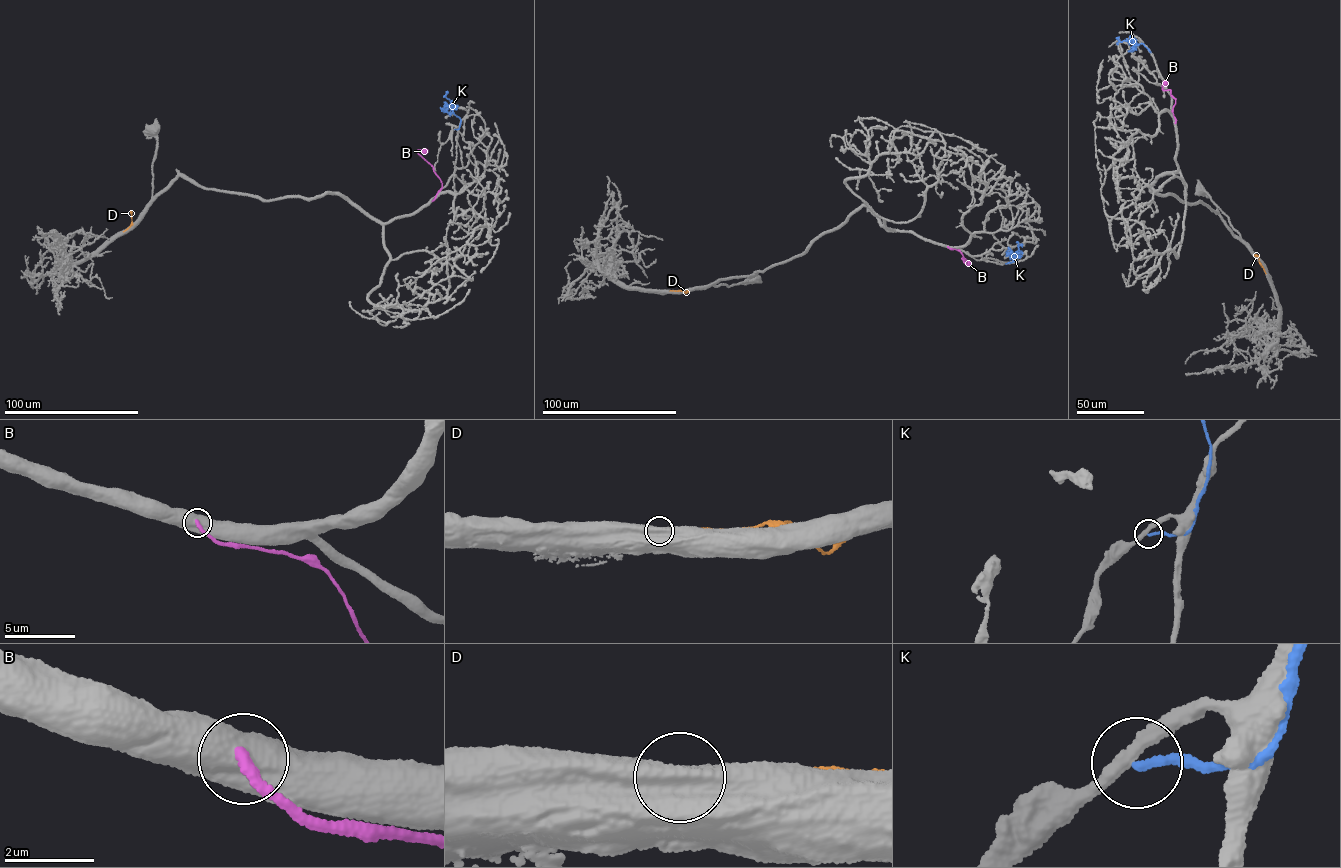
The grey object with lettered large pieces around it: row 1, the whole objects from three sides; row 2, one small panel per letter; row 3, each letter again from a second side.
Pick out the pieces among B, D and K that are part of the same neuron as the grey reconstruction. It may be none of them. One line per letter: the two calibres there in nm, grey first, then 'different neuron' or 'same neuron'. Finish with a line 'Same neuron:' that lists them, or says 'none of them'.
B: 750 nm thick on the grey side, 260 nm on the other; different neuron
D: 800 nm thick on the grey side, 120 nm on the other; different neuron
K: 280 nm thick on the grey side, 200 nm on the other; different neuron
Same neuron: none of them

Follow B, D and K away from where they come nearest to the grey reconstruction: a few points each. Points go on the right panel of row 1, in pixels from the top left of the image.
B: (1175, 123), (1173, 109), (1175, 99), (1171, 90), (1162, 89), (1166, 81)
D: (1266, 273), (1256, 254)
K: (1150, 52), (1144, 45), (1120, 41), (1119, 36)

